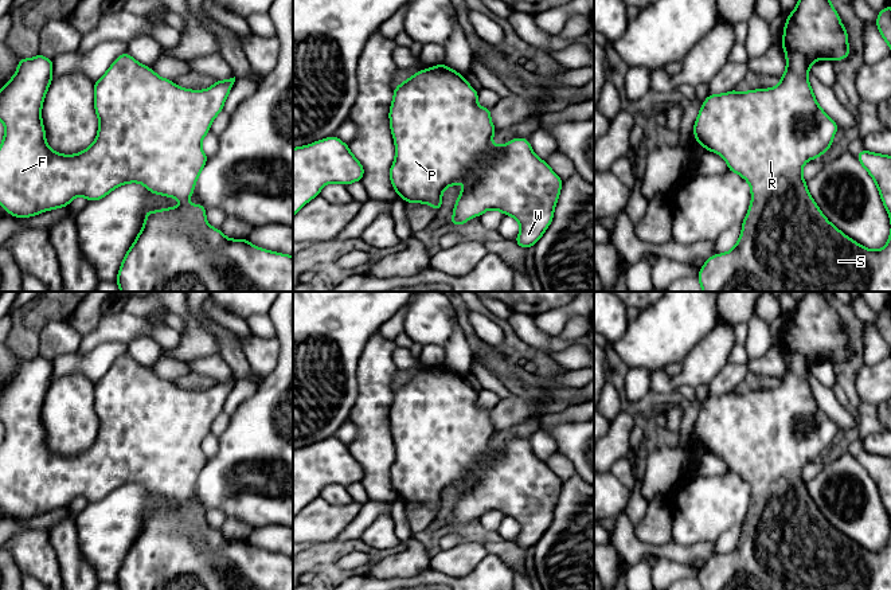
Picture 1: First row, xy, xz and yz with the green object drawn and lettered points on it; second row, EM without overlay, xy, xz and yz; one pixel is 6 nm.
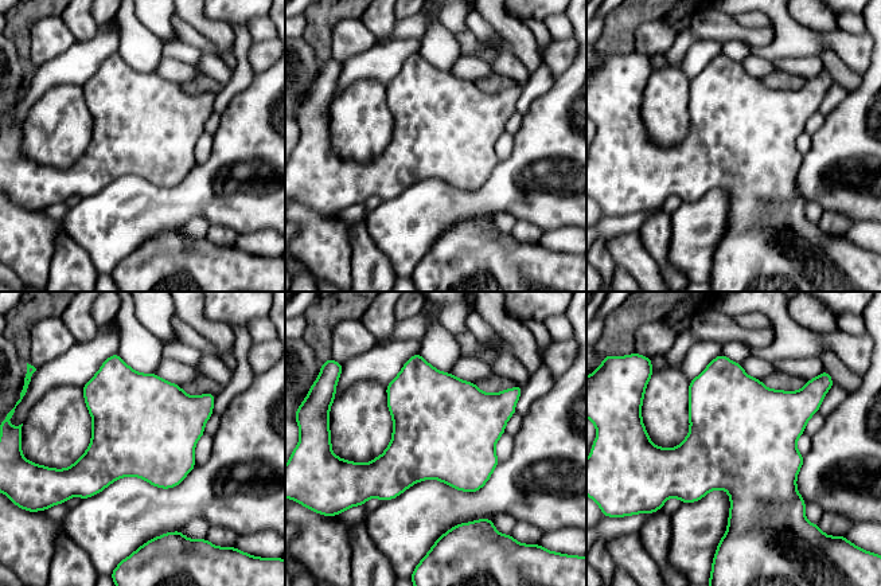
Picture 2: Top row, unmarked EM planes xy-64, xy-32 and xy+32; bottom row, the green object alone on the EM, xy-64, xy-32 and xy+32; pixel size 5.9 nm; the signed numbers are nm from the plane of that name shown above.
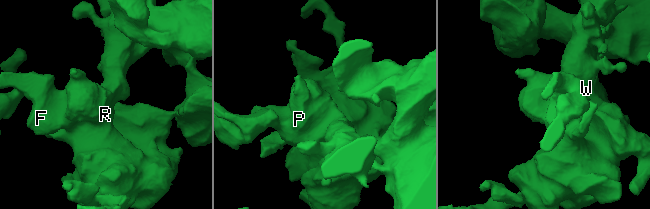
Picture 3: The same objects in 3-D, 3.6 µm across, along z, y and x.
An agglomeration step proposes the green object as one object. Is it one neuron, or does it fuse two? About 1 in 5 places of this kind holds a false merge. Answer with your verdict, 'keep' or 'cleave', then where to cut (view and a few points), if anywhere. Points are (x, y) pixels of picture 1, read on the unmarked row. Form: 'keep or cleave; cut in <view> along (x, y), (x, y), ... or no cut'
keep; no cut

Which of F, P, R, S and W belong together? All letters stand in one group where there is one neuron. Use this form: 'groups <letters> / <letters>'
groups F P R S W

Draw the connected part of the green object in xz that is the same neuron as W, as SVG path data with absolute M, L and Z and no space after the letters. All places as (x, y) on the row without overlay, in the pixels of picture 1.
M443 364L419 371L394 390L388 414L395 442L391 485L406 504L425 504L438 513L443 491L469 481L461 489L449 524L461 527L486 511L499 511L519 523L516 544L521 550L532 548L554 520L563 481L534 454L527 439L493 446L497 431L491 421L492 410L481 409L477 398L478 392L465 378Z

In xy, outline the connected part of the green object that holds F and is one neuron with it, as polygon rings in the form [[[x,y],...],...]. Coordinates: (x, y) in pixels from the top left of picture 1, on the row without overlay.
[[[125,352],[94,383],[94,410],[99,423],[94,444],[83,453],[66,457],[47,446],[42,422],[42,406],[52,383],[52,371],[52,360],[43,356],[20,359],[15,376],[0,390],[0,422],[5,429],[0,445],[0,505],[11,517],[30,519],[67,508],[75,497],[83,497],[89,503],[99,501],[120,487],[141,484],[155,496],[184,504],[172,509],[145,512],[144,527],[118,571],[116,583],[120,590],[293,590],[293,556],[261,550],[247,540],[228,540],[220,530],[208,525],[204,507],[185,503],[192,497],[195,484],[208,461],[202,442],[214,419],[223,411],[235,378],[215,382],[206,391],[188,391],[159,378]]]

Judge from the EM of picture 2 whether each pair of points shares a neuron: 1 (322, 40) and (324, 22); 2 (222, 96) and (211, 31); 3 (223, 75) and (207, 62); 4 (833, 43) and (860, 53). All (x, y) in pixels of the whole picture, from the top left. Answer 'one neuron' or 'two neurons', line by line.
1: one neuron
2: two neurons
3: one neuron
4: one neuron

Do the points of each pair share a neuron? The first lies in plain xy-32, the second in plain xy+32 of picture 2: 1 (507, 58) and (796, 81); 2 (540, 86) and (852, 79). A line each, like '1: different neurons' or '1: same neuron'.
1: different neurons
2: different neurons

